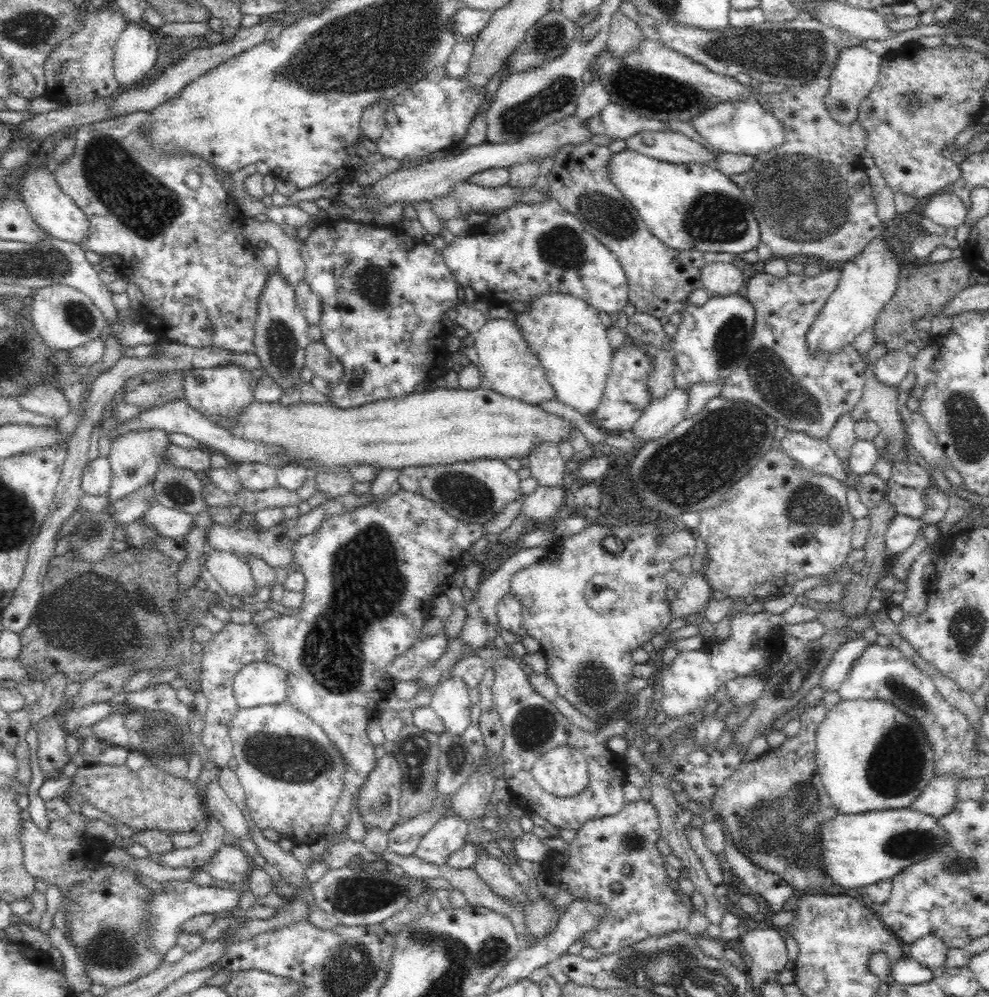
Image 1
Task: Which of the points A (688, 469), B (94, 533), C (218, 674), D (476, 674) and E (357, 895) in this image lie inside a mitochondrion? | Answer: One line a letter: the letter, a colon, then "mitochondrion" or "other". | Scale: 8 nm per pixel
A: mitochondrion
B: mitochondrion
C: other
D: other
E: mitochondrion

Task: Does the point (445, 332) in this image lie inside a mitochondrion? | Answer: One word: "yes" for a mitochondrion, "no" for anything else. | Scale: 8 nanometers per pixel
no

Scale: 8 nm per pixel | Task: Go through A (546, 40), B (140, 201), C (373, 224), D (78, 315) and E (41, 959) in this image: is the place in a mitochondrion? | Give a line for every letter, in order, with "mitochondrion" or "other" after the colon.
A: mitochondrion
B: mitochondrion
C: other
D: mitochondrion
E: other

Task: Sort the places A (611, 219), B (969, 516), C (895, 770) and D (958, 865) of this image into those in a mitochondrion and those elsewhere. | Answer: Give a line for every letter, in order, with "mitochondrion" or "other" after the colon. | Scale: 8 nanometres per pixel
A: mitochondrion
B: other
C: mitochondrion
D: mitochondrion

